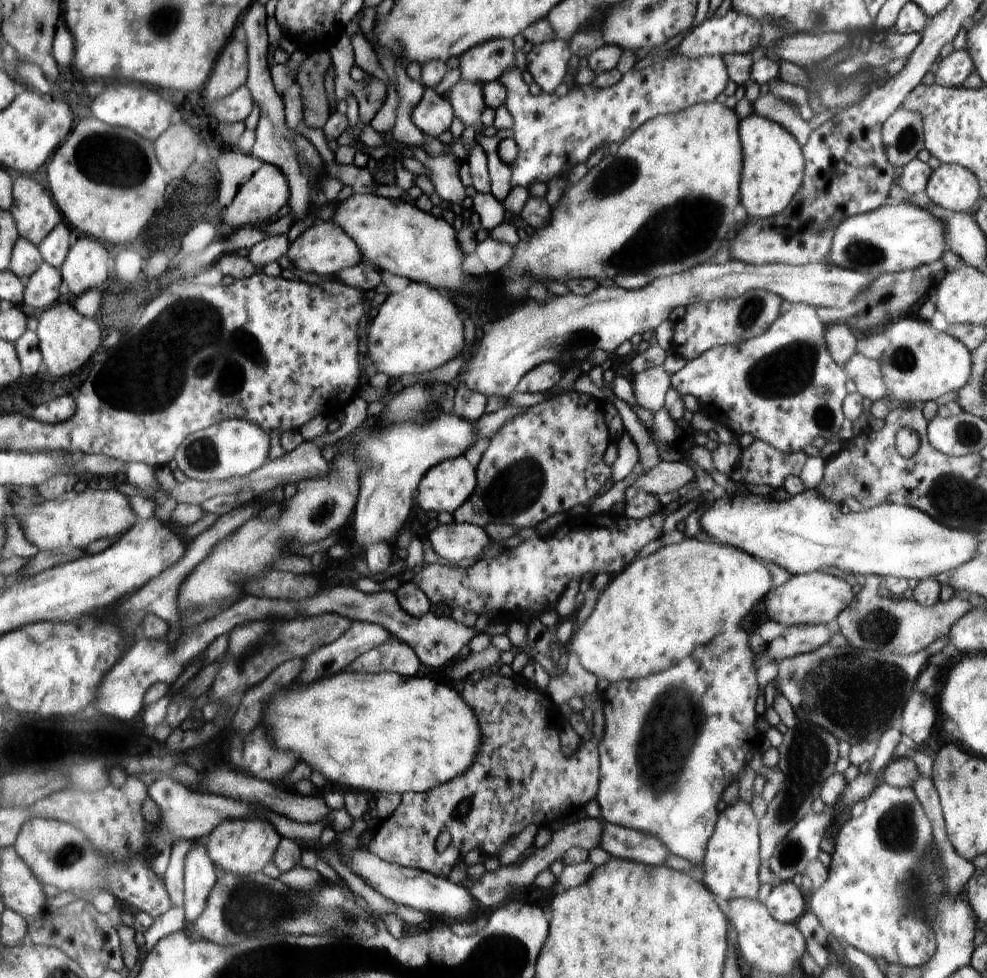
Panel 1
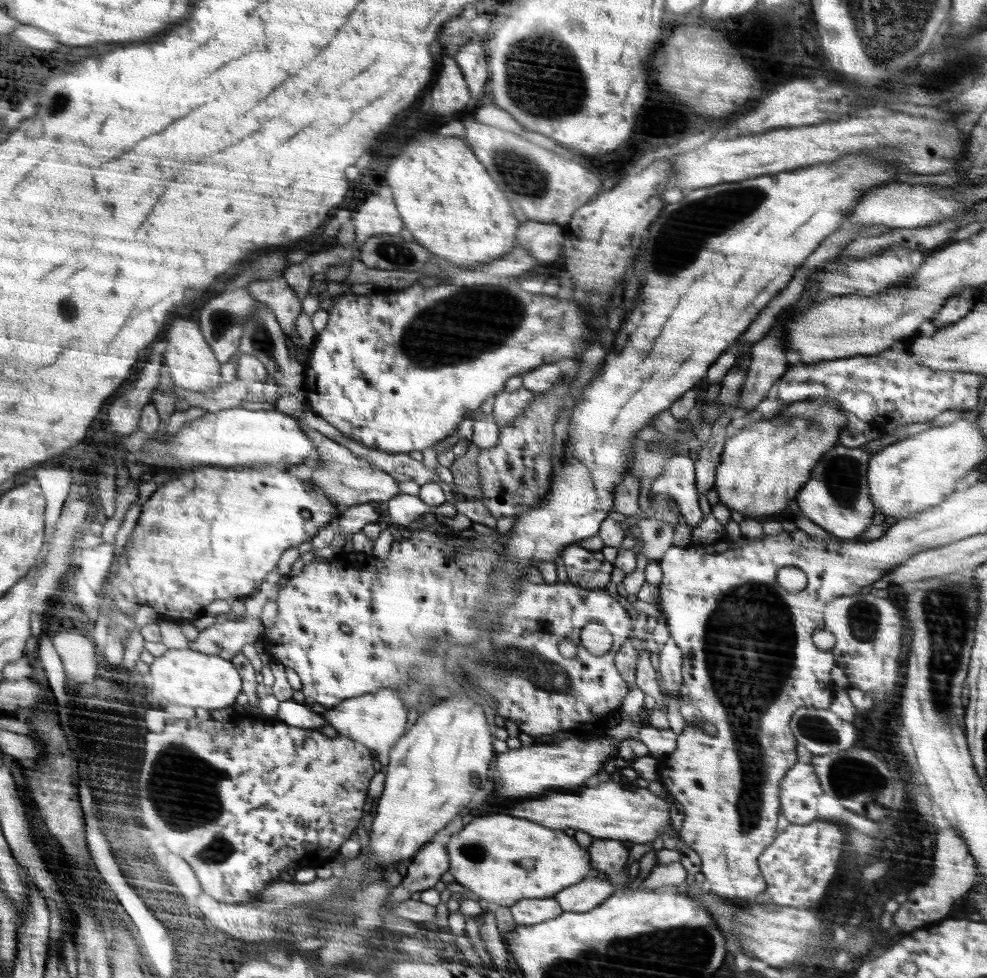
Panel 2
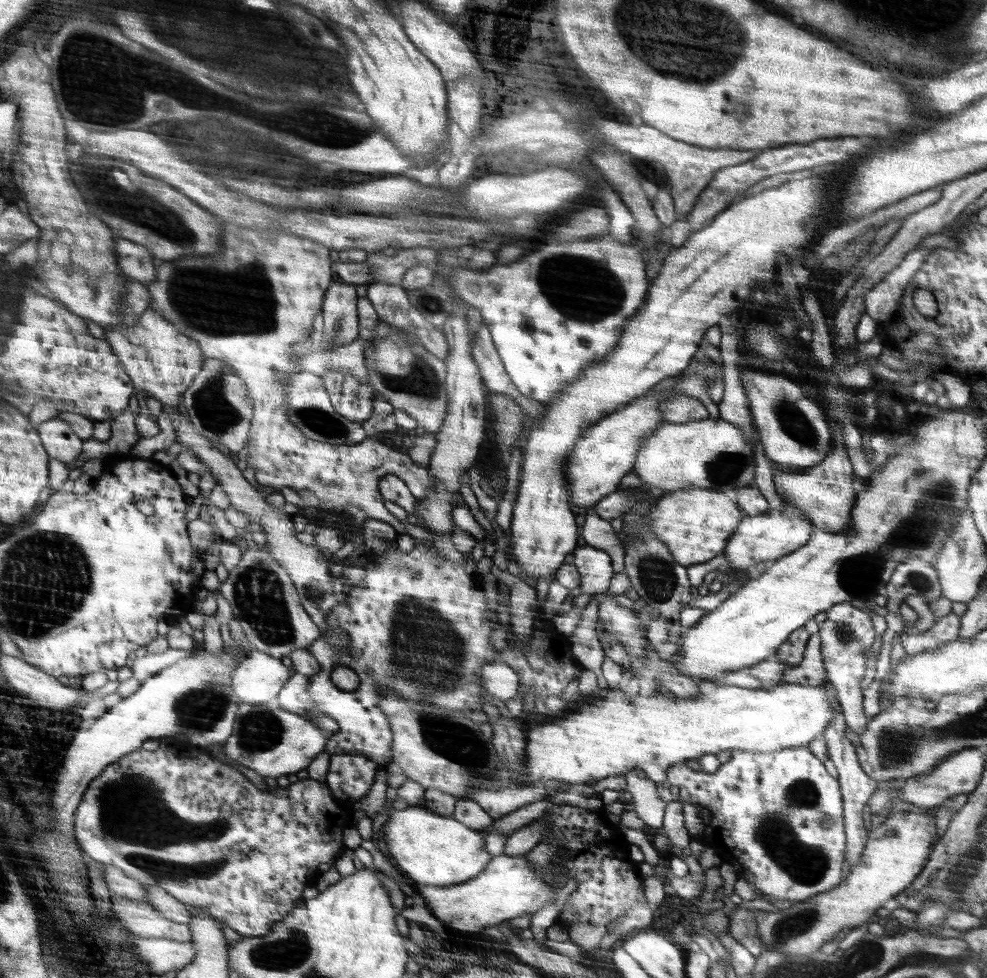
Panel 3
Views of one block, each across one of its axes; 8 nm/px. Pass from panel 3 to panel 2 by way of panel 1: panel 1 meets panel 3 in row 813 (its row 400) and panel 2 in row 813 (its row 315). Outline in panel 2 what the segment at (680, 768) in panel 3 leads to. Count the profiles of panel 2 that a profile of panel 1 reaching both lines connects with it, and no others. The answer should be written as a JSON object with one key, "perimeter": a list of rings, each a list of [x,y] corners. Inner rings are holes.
{"perimeter":[[[810,762],[795,764],[787,773],[787,776],[780,784],[780,811],[792,825],[803,825],[816,818],[818,815],[818,800],[822,796],[823,788],[819,784],[819,776],[816,775],[815,768]]]}

